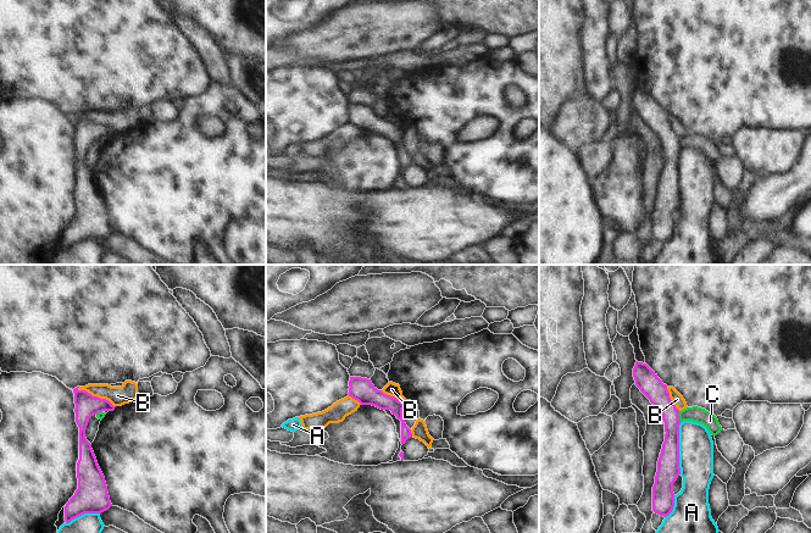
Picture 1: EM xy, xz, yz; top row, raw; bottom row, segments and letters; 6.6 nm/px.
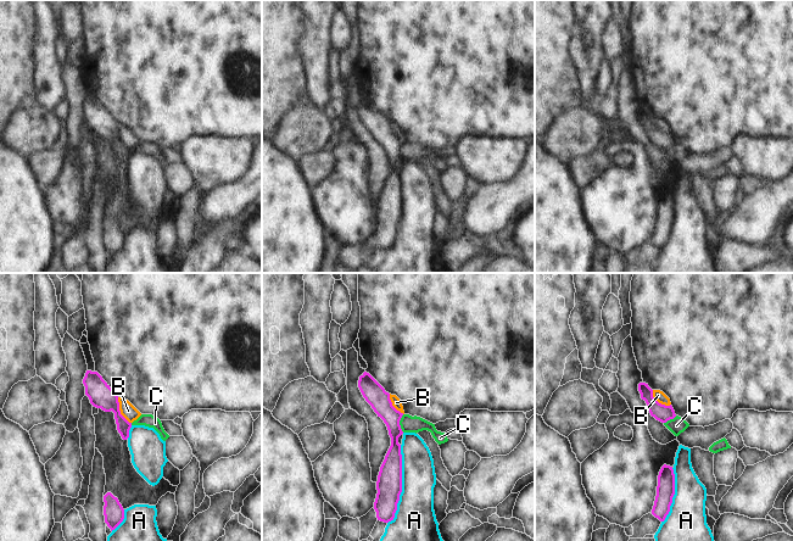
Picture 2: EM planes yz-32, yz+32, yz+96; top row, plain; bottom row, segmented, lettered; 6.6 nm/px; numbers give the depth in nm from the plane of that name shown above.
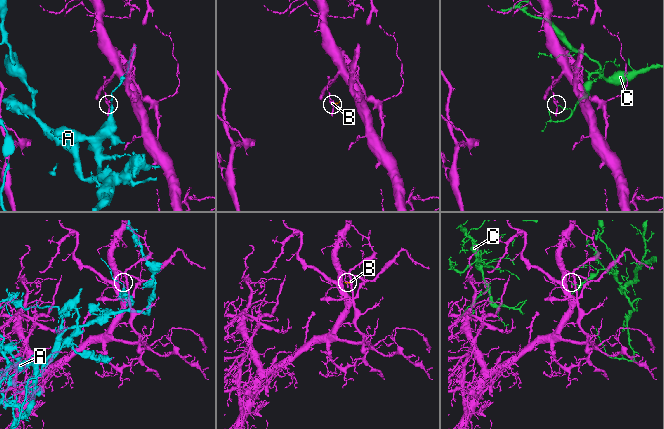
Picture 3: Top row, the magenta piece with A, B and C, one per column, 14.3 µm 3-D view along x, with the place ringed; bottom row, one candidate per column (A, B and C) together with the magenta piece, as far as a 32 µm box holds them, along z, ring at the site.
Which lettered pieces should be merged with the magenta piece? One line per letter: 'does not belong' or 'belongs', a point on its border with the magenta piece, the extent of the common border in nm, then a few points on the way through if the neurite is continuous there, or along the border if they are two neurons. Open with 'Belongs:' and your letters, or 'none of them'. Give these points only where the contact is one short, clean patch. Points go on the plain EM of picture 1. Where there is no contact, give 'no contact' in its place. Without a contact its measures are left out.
Belongs: none of them
A: does not belong; meets magenta in yz at (678, 175); contact 340 nm long
B: does not belong; meets magenta in xy at (96, 123); contact 280 nm long
C: does not belong; meets magenta in yz at (678, 143); contact 70 nm long; border along yz (678, 138), (681, 148)

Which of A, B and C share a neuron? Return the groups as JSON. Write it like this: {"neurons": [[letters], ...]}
{"neurons": [["A"], ["B"], ["C"]]}

